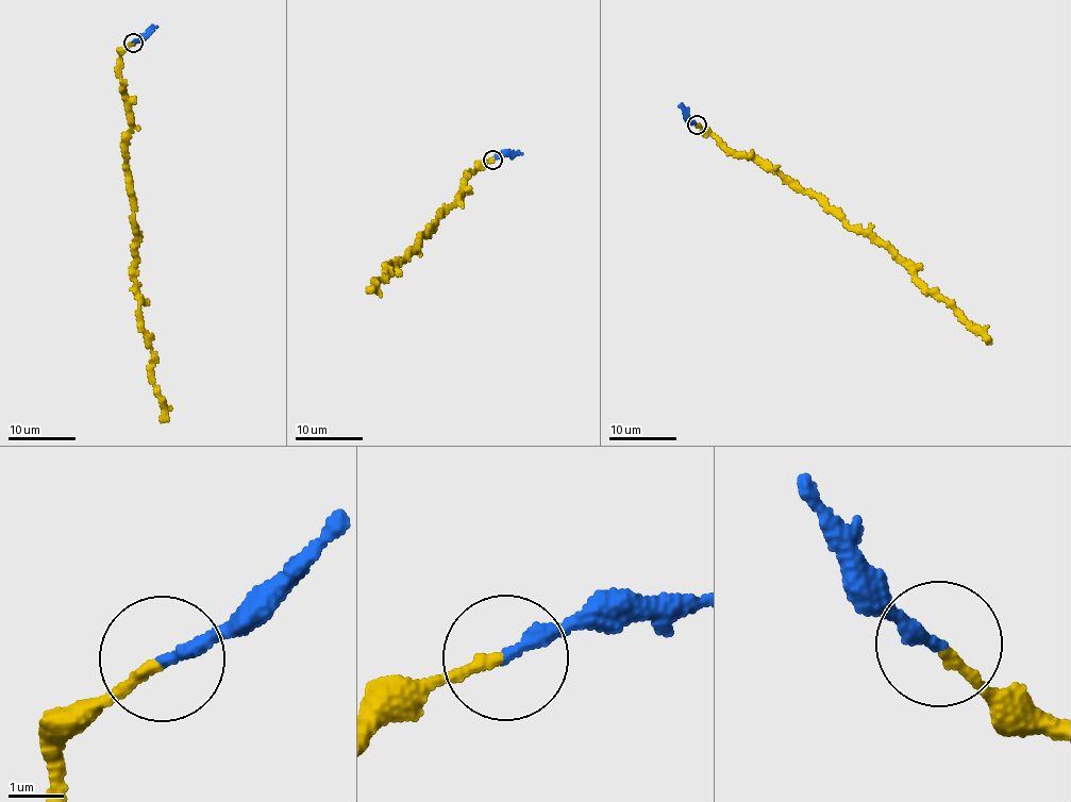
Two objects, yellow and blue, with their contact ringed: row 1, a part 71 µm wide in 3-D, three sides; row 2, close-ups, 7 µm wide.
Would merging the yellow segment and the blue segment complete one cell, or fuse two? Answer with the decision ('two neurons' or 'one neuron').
one neuron

